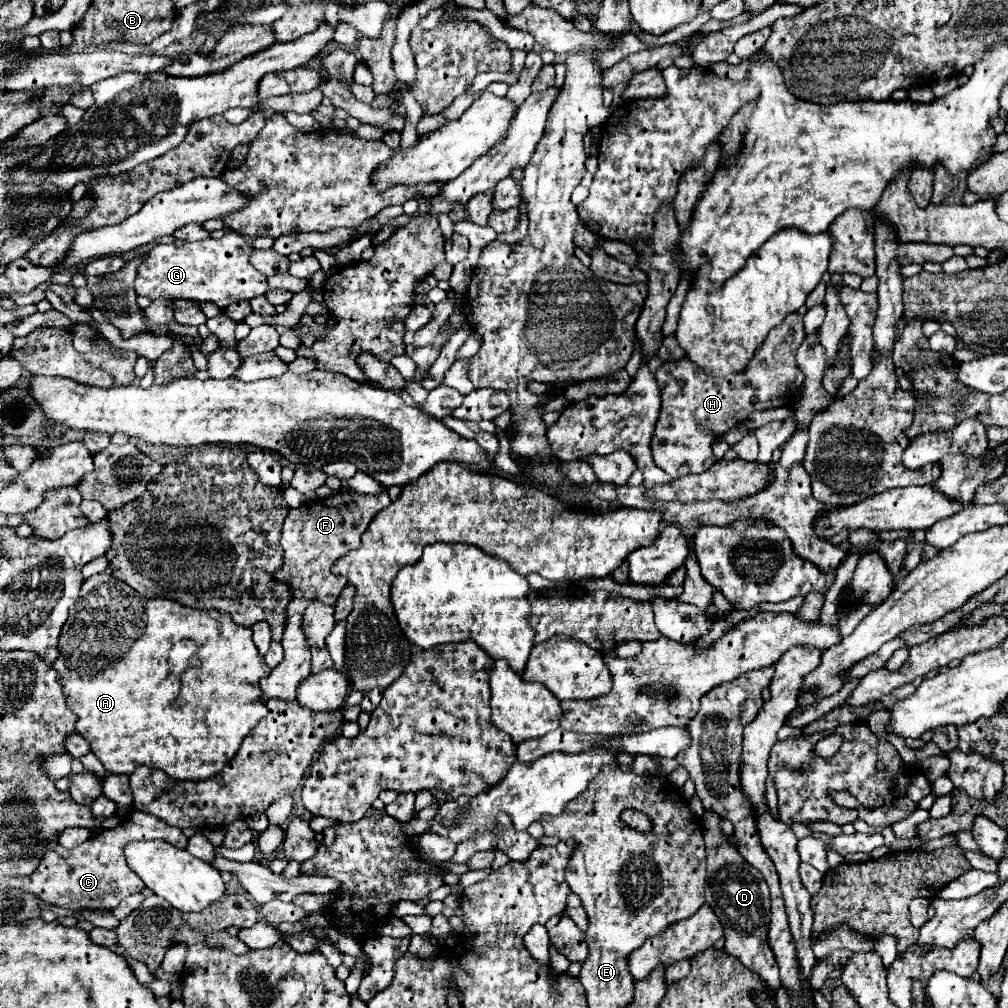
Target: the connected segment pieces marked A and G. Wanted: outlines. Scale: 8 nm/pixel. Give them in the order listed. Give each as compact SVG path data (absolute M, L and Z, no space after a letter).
M110 570L94 574L88 580L84 580L84 584L80 588L80 598L70 608L70 616L62 628L58 652L60 652L60 656L54 662L54 668L58 672L58 680L64 688L68 708L78 716L76 732L88 740L90 750L104 764L106 772L110 772L110 774L132 774L138 766L150 766L150 768L164 770L170 778L176 778L176 780L194 780L194 782L208 780L208 778L216 776L222 770L222 766L226 762L230 762L230 758L234 758L244 736L250 734L250 730L258 724L258 720L266 716L266 706L262 702L258 702L258 696L260 696L258 682L260 682L260 678L268 676L270 668L264 664L264 658L258 654L258 650L252 642L250 628L232 622L230 616L220 614L216 610L200 612L200 610L176 604L176 600L140 598L132 588L128 588L128 584L116 580L110 574Z
M228 230L220 240L206 238L202 242L186 242L184 246L156 244L136 274L136 294L148 298L188 298L194 302L212 302L226 308L238 300L262 296L268 288L266 276L248 264L250 242Z

